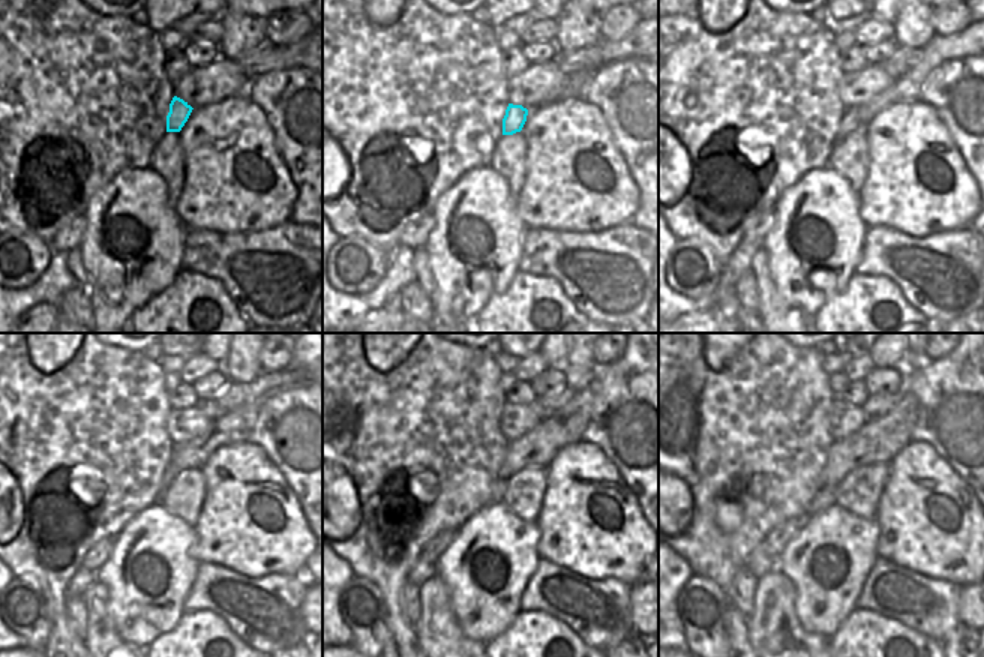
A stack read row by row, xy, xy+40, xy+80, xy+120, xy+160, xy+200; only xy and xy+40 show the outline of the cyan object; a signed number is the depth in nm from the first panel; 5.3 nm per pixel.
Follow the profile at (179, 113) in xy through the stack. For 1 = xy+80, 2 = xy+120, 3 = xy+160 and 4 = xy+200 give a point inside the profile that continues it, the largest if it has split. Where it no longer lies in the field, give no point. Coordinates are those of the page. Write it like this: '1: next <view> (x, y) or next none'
1: next xy+80 (849, 122)
2: next xy+120 (170, 473)
3: next xy+160 (500, 483)
4: next xy+200 (825, 497)

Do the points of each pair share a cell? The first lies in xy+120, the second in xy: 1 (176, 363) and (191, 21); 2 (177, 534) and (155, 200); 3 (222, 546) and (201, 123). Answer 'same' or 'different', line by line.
1: same
2: same
3: same

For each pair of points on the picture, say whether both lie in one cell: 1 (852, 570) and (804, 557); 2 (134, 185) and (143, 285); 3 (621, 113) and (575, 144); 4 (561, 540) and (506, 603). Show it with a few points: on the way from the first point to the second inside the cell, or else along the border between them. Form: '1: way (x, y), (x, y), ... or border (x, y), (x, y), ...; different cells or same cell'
1: way (851, 555), (843, 546), (833, 542), (819, 545); same cell
2: way (140, 210), (158, 228), (156, 260); same cell
3: border (582, 98), (600, 113), (615, 147), (623, 155); different cells
4: border (534, 522), (537, 527), (536, 552), (539, 557); different cells

